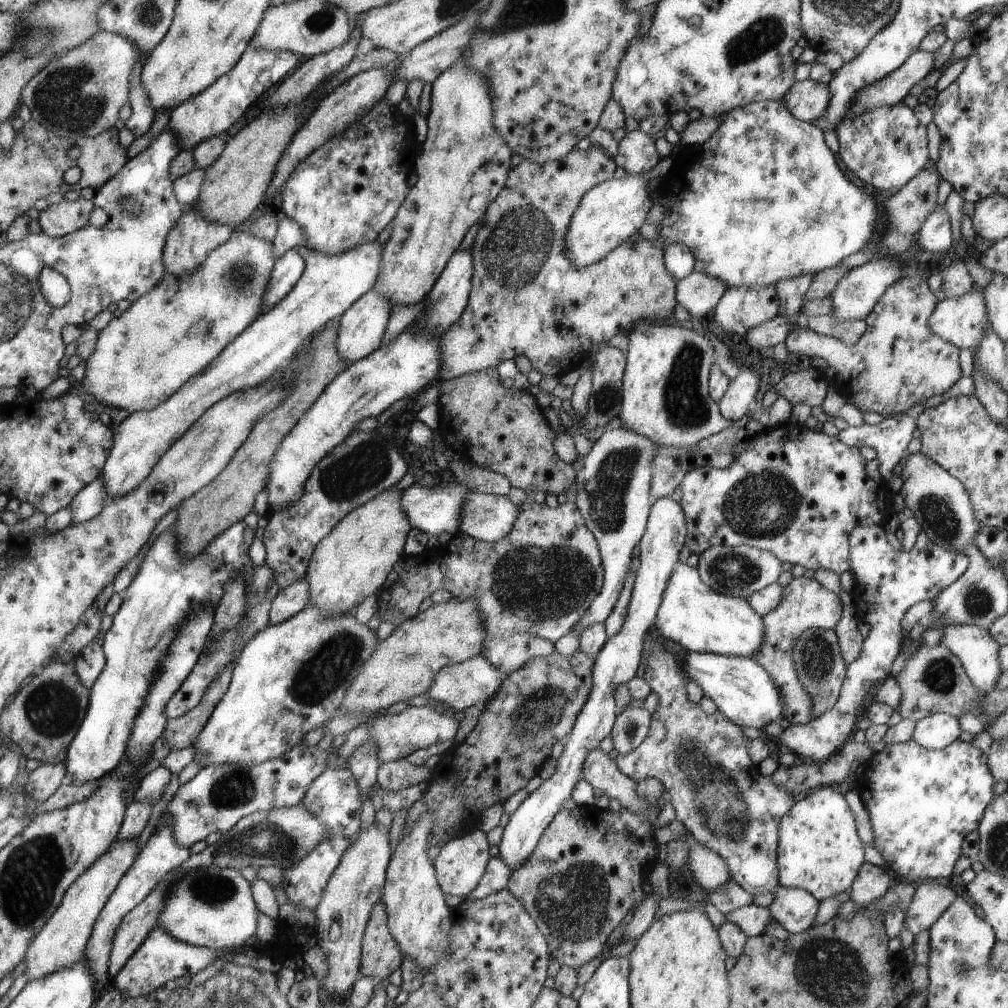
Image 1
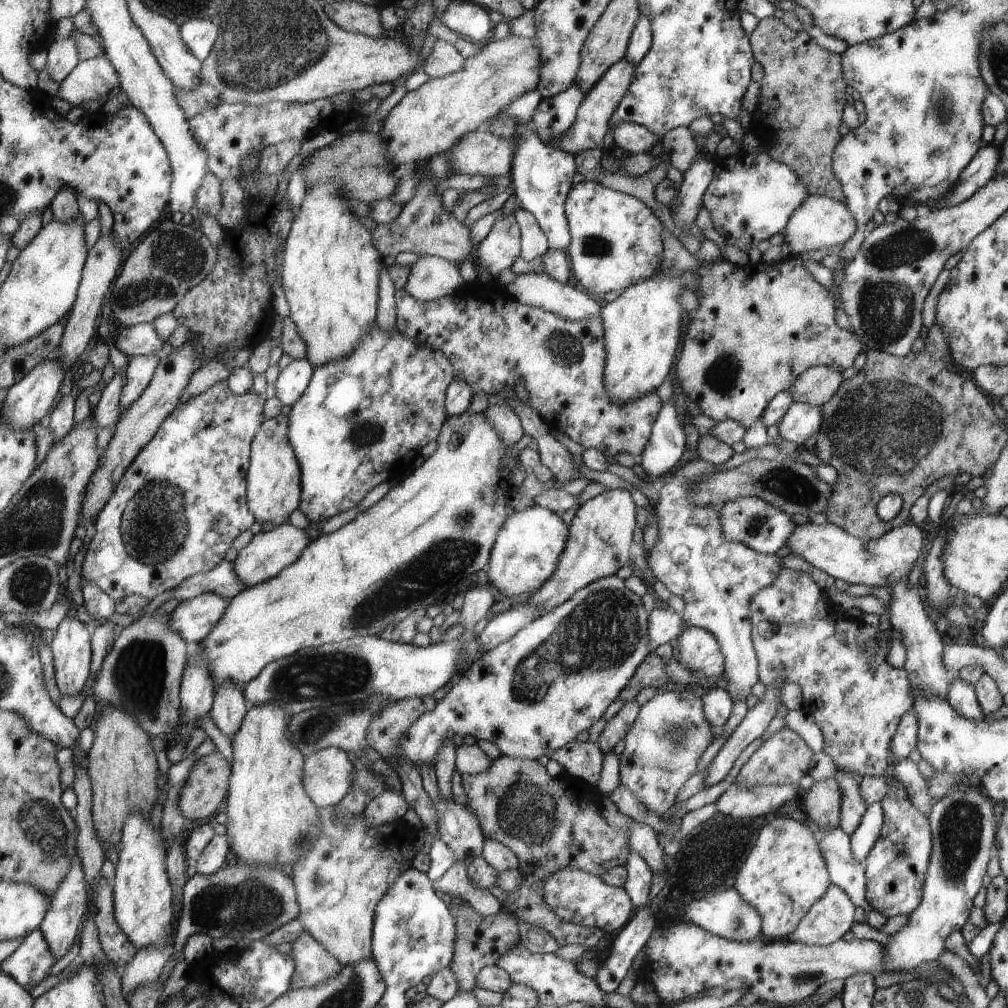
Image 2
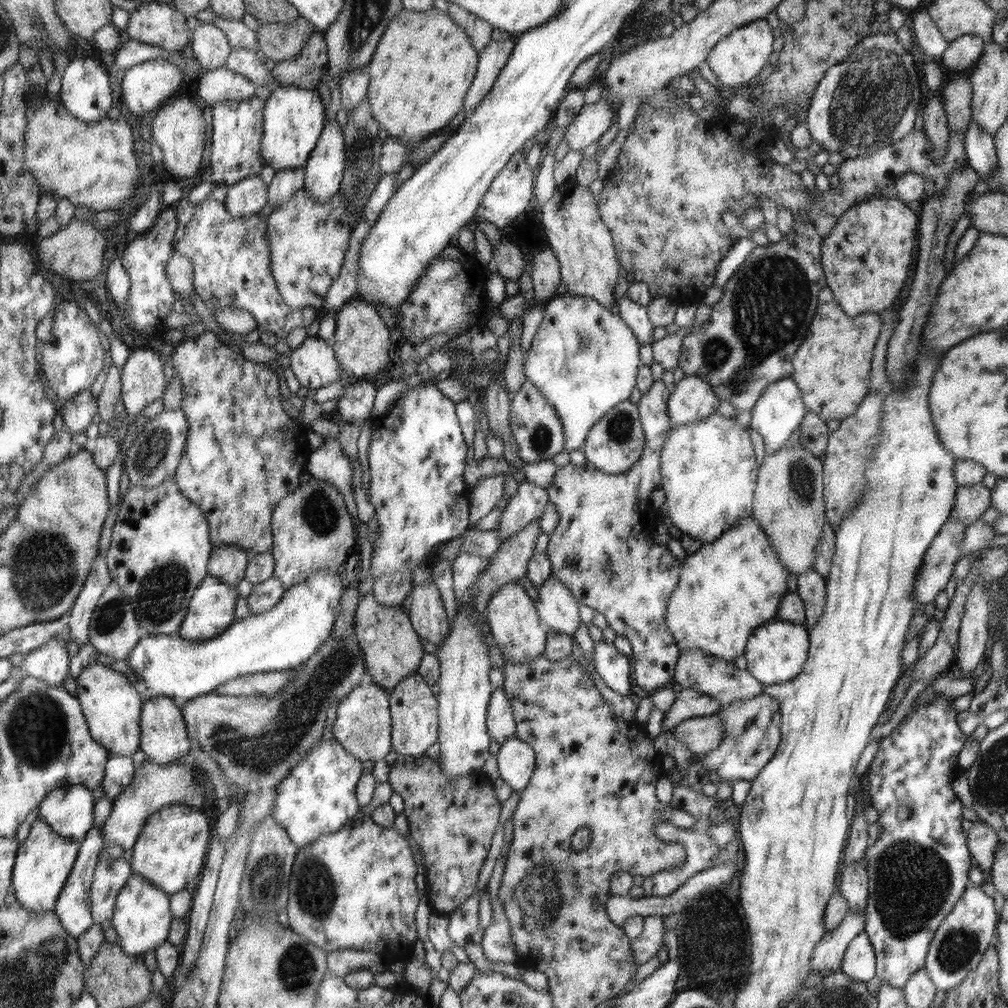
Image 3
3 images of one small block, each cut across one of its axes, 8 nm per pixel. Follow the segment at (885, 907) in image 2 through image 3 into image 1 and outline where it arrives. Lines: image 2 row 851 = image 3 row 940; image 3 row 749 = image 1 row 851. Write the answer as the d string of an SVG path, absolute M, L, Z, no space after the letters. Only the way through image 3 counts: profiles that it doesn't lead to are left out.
M958 738L942 750L922 748L912 739L904 743L885 744L880 752L869 758L855 789L870 818L873 831L871 846L882 856L884 867L890 868L908 883L950 878L956 860L962 856L964 838L977 830L986 806L995 795L995 780L986 764L986 756L974 744Z

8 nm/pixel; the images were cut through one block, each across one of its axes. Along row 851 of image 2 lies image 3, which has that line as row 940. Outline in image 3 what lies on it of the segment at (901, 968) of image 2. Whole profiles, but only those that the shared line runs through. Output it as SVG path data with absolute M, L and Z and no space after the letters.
M970 883L953 911L938 927L929 953L925 959L925 970L938 990L948 991L958 987L964 978L977 968L984 952L993 944L998 924L996 903L981 885Z

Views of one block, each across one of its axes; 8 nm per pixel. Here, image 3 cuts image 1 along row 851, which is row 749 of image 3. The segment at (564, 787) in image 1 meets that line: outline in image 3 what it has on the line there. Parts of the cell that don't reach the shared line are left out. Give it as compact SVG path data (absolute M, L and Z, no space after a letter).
M510 738L495 748L500 777L512 787L513 792L522 792L532 782L537 768L537 755L529 742Z

